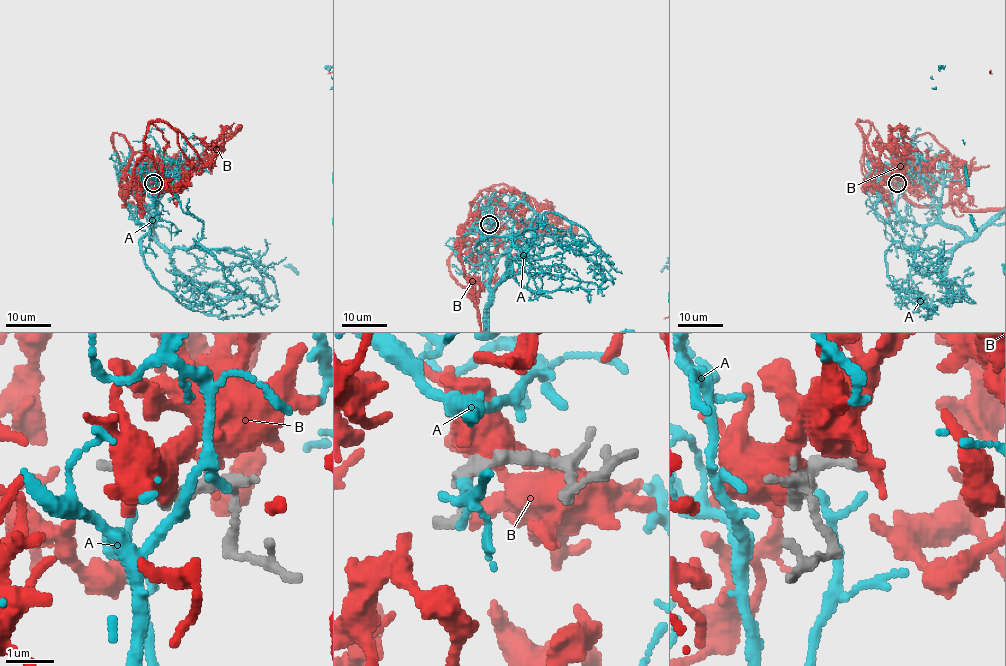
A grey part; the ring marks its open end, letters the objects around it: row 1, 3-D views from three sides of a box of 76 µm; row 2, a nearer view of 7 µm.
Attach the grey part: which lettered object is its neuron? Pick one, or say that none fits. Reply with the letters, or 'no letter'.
A

